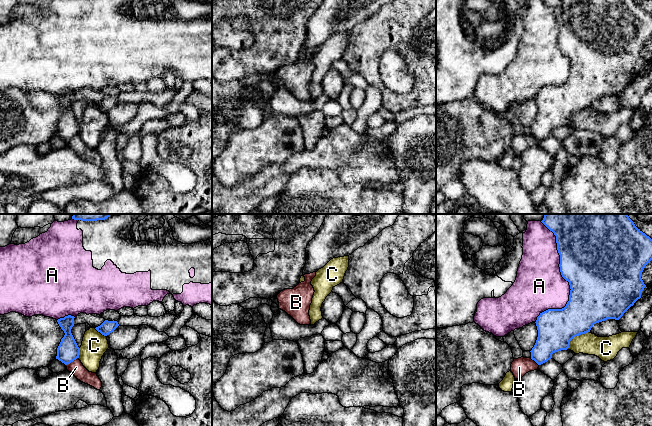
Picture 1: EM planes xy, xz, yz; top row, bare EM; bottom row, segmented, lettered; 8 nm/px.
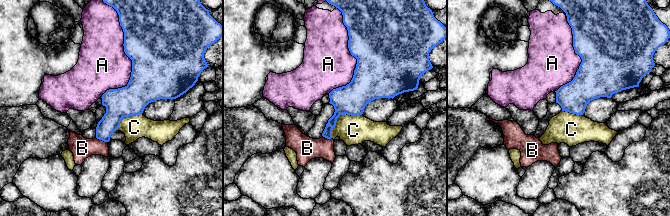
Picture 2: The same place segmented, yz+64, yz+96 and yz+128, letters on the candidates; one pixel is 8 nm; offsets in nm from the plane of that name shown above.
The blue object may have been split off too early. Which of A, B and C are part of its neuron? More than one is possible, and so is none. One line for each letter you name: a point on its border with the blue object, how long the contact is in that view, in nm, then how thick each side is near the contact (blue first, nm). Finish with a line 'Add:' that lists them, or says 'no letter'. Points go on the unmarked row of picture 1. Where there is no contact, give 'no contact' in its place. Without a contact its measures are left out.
Add: no letter

